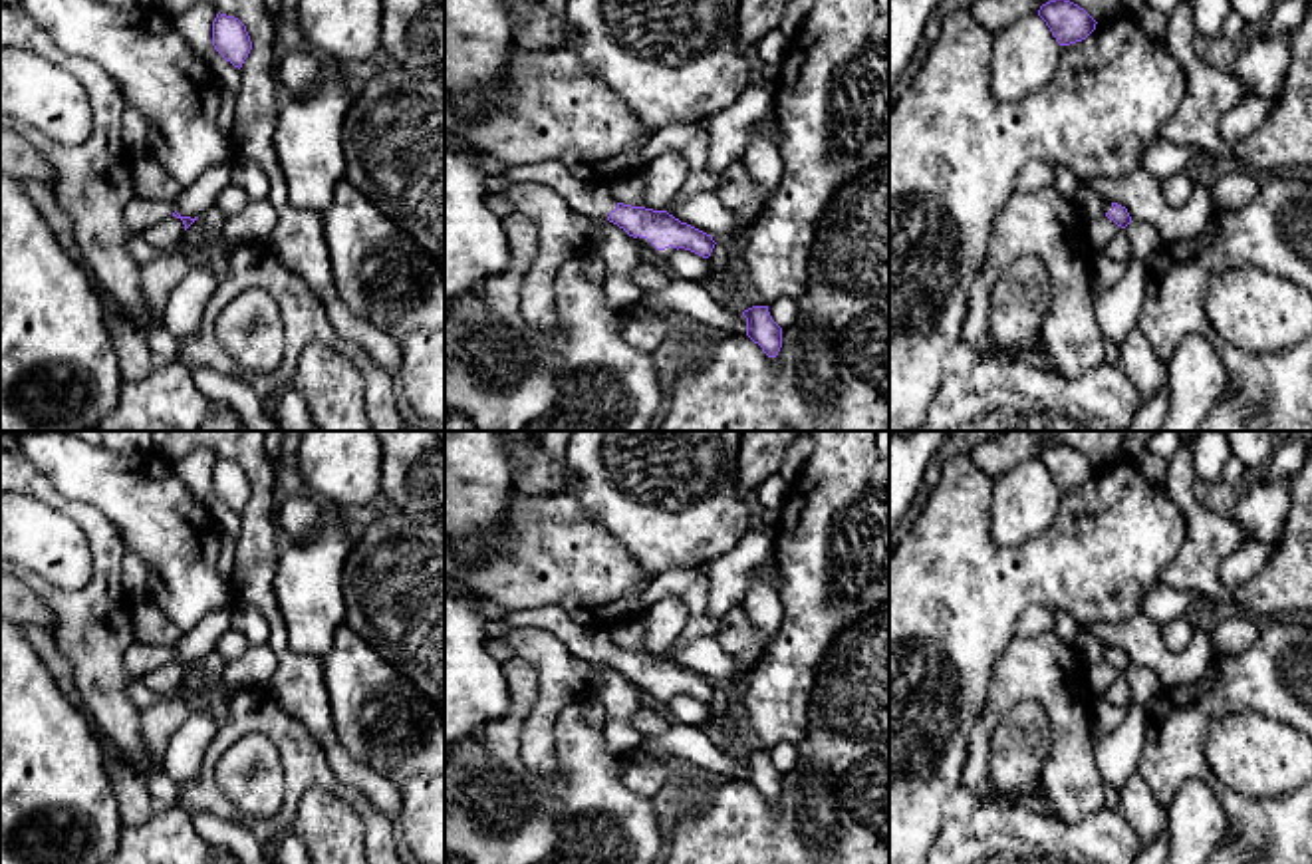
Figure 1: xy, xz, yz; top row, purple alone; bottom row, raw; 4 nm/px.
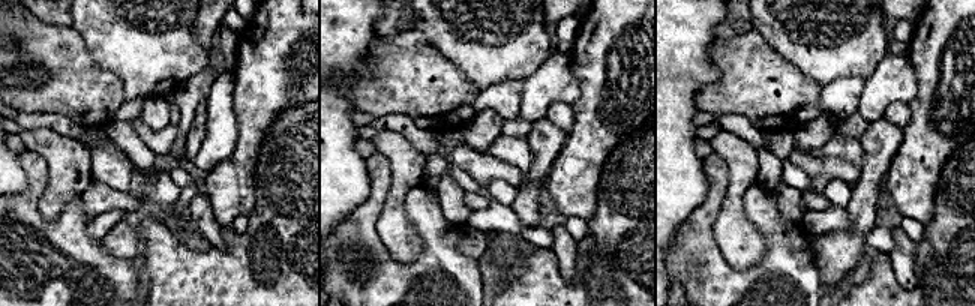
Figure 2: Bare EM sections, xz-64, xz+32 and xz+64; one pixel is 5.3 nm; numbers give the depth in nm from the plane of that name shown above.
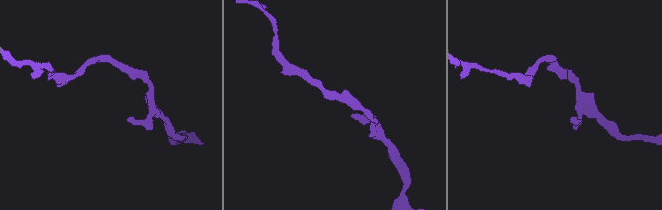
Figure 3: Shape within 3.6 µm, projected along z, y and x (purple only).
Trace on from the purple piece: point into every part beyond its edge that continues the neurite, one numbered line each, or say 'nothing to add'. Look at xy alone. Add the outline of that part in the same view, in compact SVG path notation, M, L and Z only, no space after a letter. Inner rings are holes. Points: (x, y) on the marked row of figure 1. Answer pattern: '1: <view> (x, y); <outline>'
1: xy (139, 215); M135 197L123 211L125 224L129 234L141 234L143 230L151 228L153 224L173 216L175 207L167 201L147 201Z

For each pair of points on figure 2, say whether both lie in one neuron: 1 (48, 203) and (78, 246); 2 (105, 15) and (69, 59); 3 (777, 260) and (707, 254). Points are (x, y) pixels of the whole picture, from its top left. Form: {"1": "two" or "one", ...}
{"1": "two", "2": "two", "3": "one"}

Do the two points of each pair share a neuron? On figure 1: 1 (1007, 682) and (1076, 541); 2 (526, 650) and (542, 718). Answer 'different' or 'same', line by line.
1: different
2: same

